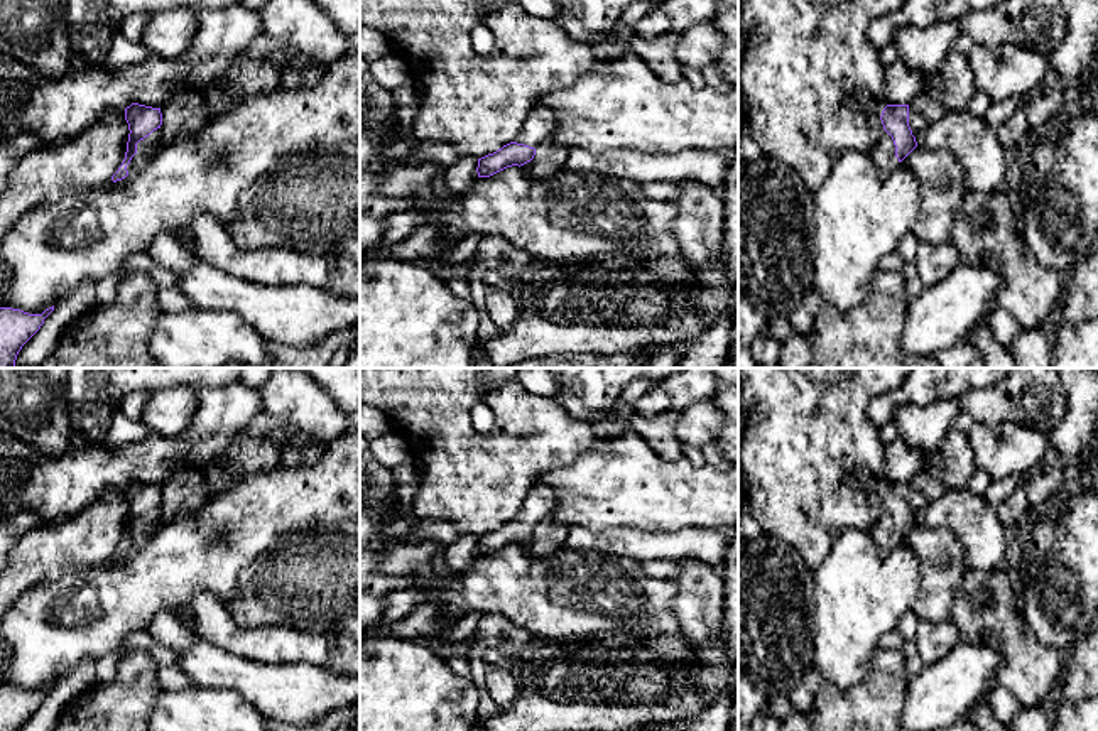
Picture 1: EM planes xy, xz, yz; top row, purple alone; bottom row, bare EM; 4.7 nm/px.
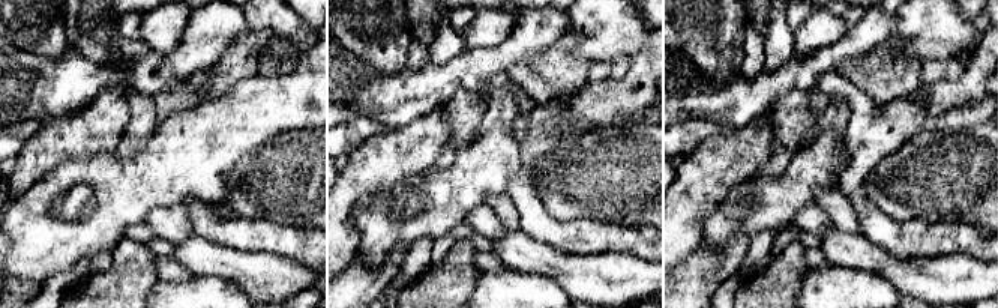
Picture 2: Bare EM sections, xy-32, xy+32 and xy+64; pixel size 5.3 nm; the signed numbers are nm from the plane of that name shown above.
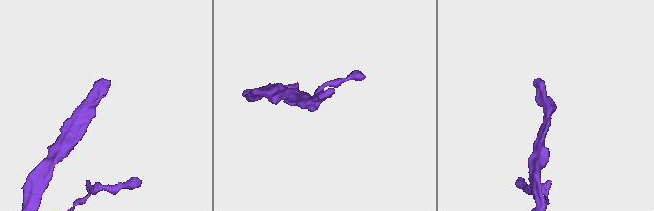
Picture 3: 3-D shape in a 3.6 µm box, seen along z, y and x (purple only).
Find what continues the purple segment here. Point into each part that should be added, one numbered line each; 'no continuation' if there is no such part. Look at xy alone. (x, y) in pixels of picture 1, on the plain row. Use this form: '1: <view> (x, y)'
1: xy (147, 527)

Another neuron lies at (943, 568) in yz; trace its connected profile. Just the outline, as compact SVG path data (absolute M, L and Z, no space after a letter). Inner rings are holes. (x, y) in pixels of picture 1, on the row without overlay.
M921 523L902 540L921 562L919 591L912 611L927 621L949 620L956 588L968 572L961 544L948 528Z

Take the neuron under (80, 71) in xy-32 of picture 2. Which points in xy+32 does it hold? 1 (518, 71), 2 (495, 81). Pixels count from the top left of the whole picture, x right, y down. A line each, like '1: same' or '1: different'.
1: different
2: different

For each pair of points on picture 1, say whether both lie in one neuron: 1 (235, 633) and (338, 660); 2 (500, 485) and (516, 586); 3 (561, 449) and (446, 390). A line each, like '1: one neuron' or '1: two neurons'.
1: one neuron
2: two neurons
3: one neuron

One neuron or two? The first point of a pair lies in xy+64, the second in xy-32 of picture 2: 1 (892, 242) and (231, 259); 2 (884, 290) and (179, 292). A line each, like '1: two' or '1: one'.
1: two
2: one

